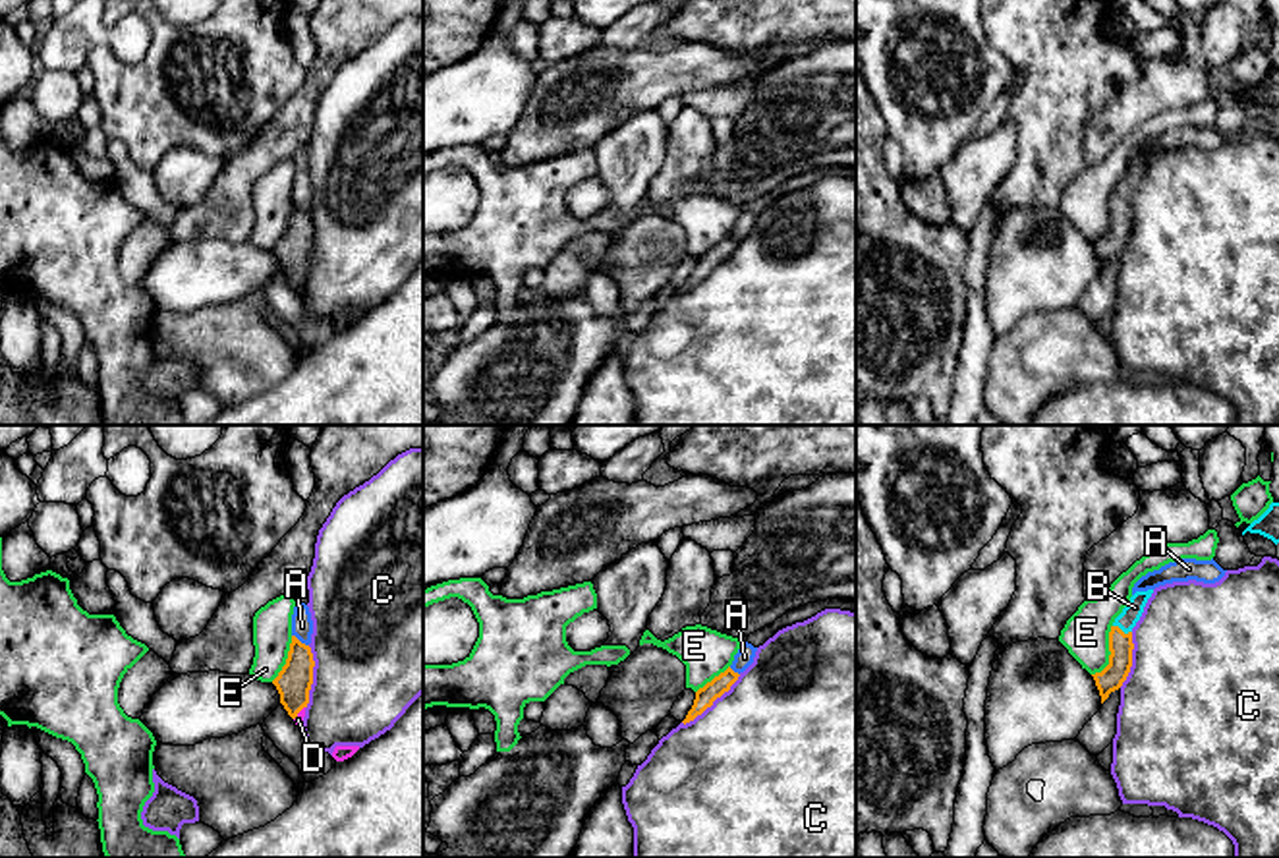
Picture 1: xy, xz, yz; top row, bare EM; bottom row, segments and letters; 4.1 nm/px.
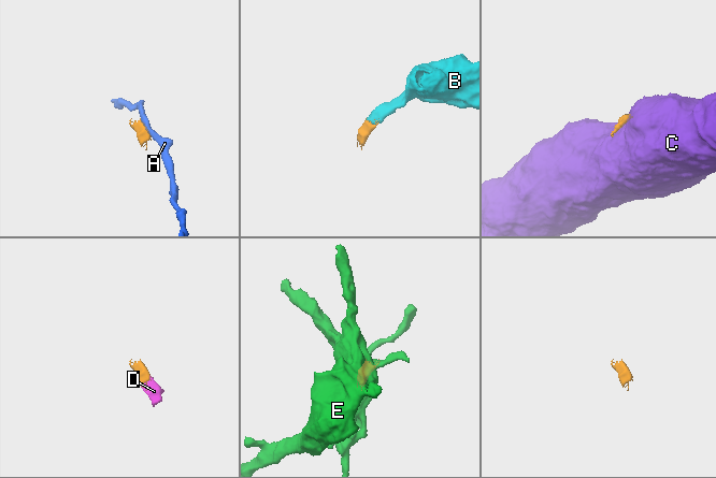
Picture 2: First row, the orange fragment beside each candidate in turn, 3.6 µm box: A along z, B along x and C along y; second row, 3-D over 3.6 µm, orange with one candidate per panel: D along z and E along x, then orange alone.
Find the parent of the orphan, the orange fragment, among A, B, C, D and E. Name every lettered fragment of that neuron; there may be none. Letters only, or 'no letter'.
B, D

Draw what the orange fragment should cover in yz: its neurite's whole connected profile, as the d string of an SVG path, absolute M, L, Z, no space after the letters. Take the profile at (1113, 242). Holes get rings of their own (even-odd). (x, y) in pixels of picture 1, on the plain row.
M1153 157L1136 158L1111 193L1109 232L1101 240L1092 242L1101 263L1101 271L1109 265L1111 259L1123 253L1130 240L1134 216L1132 195L1140 187L1151 160Z

